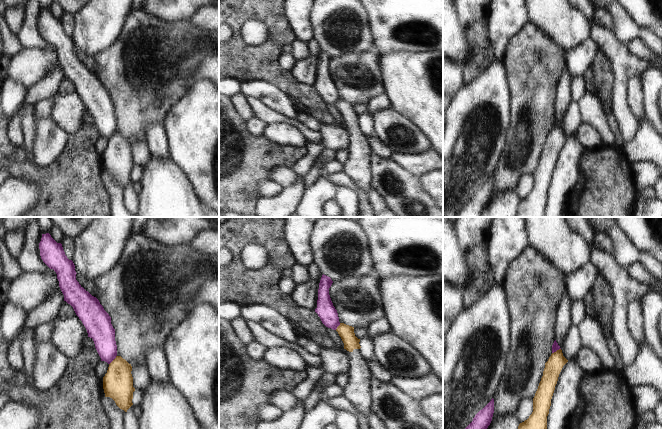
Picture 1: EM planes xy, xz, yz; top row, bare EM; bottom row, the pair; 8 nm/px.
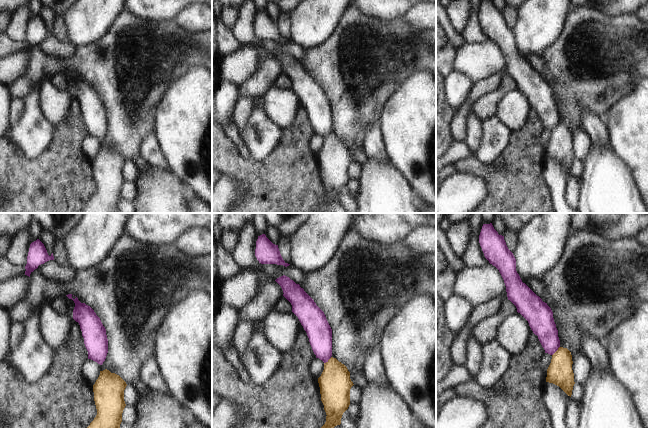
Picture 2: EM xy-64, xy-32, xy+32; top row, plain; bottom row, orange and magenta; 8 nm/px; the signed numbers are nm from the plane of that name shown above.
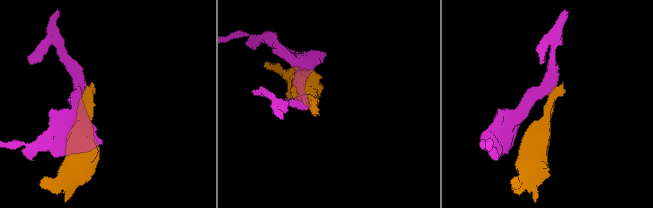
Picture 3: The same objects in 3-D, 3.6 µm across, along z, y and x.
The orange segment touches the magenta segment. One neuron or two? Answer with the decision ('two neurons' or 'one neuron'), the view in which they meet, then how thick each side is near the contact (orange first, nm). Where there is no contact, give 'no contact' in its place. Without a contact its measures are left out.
two neurons | xy | 240/190 nm

